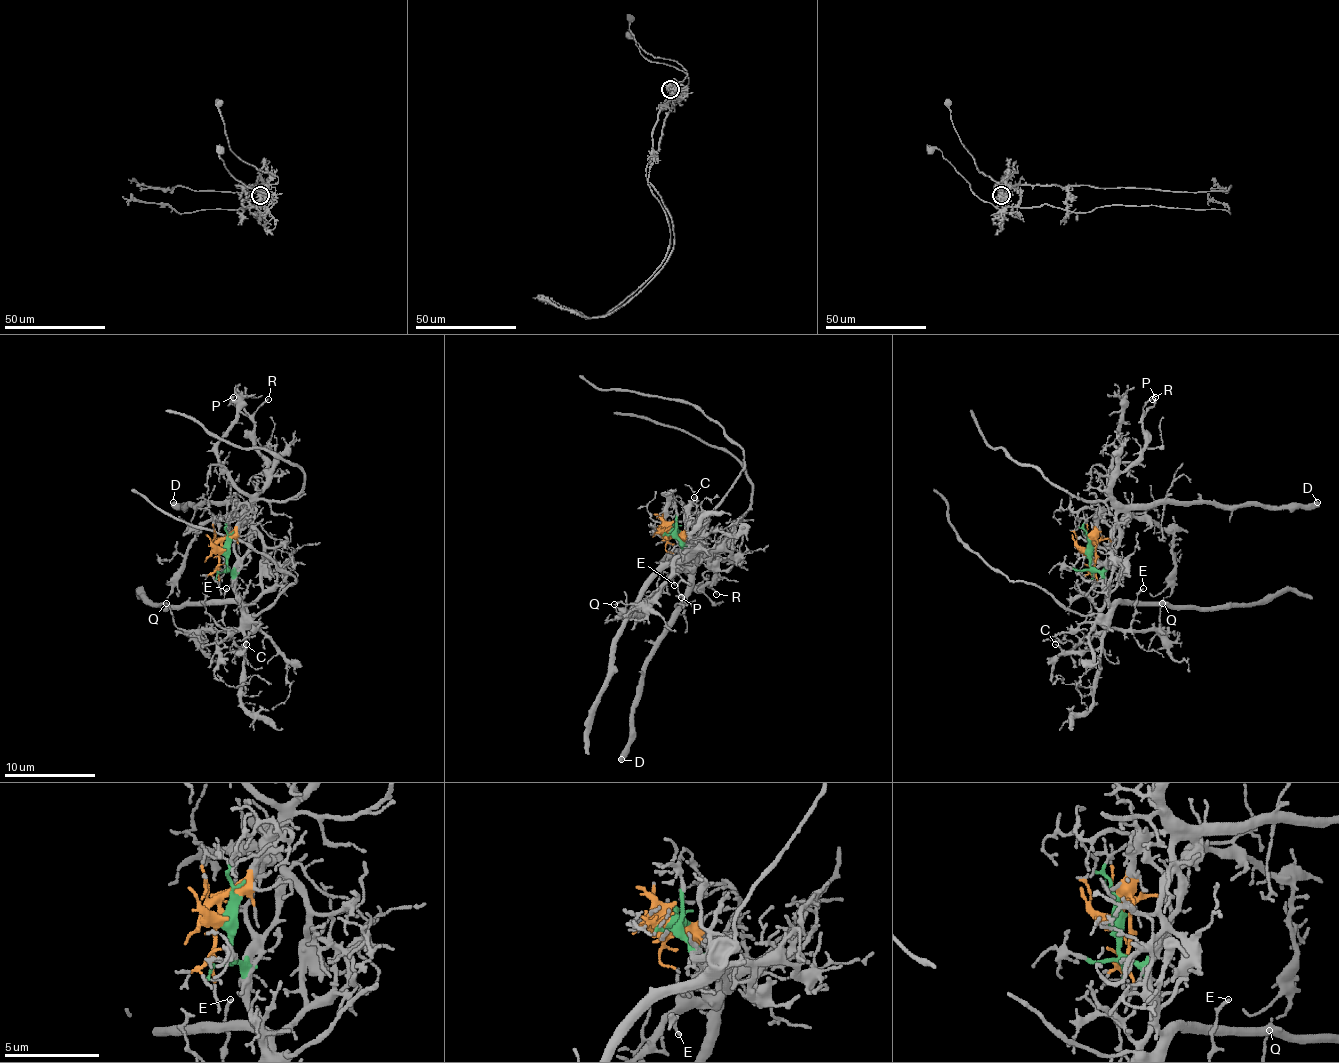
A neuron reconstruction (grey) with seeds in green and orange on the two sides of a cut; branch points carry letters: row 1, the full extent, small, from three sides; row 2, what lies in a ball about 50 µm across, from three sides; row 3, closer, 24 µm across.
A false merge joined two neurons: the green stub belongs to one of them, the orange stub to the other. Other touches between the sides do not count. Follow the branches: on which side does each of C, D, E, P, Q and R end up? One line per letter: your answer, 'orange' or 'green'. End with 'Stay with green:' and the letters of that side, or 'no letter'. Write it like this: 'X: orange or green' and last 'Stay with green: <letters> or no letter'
C: green
D: orange
E: green
P: orange
Q: green
R: orange
Stay with green: C, E, Q

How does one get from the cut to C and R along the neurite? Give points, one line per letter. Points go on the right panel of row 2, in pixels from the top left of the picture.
C: (1090, 552), (1090, 564), (1101, 575), (1106, 589), (1101, 607), (1103, 641), (1085, 650), (1064, 650), (1055, 643)
R: (1090, 552), (1101, 513), (1110, 504), (1115, 479), (1135, 461), (1144, 443), (1142, 406), (1151, 399)

